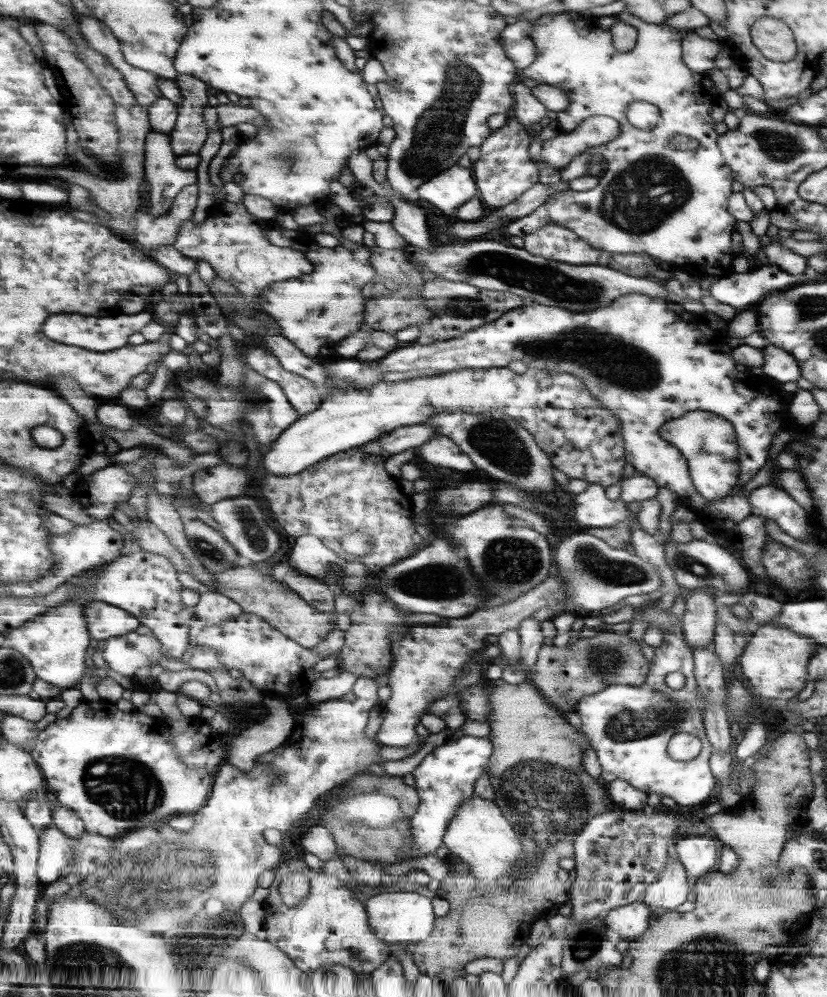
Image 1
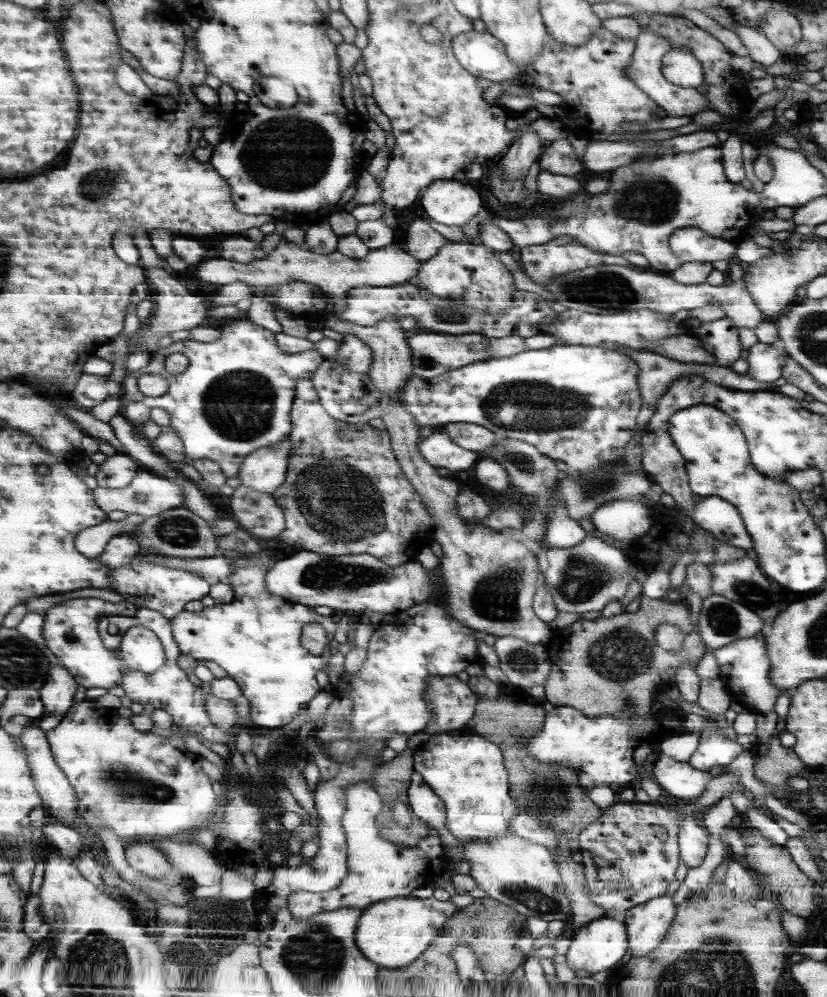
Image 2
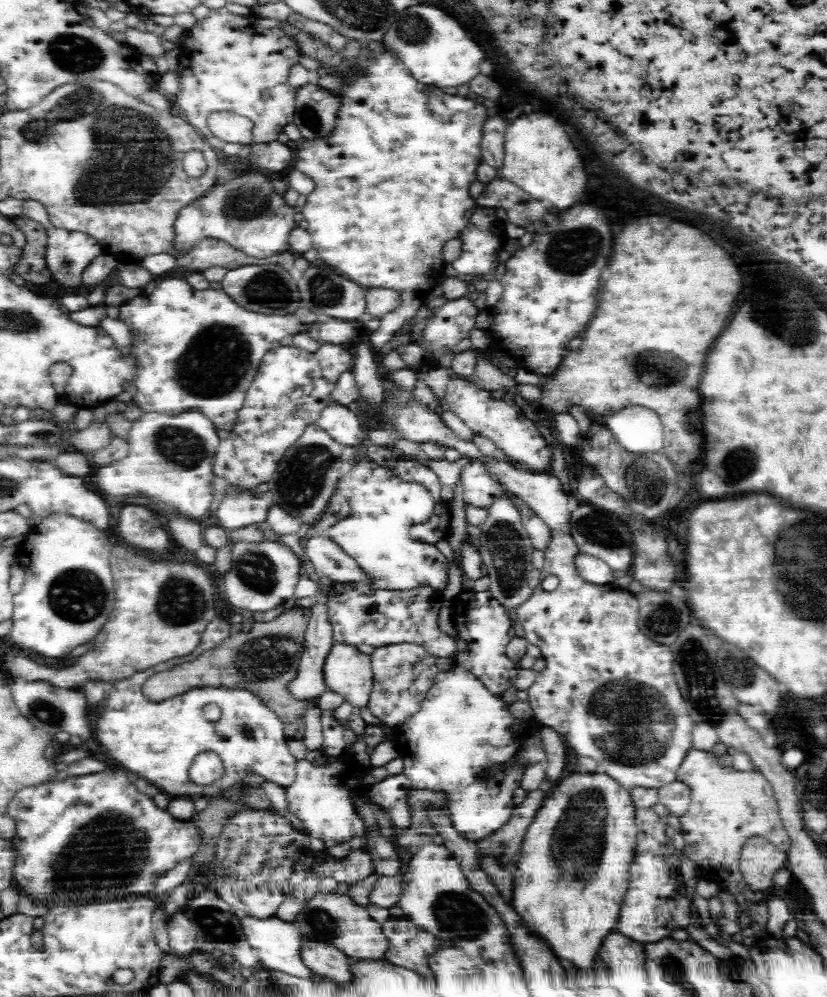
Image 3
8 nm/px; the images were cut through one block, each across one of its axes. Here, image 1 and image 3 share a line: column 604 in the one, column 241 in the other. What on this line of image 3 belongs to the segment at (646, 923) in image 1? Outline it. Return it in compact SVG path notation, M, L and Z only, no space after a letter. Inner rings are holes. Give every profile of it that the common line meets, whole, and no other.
M244 916L244 918L240 918L240 922L242 922L248 944L254 948L258 960L264 962L264 970L292 974L292 976L298 976L298 978L304 978L304 980L310 980L310 978L320 980L322 978L318 972L310 972L310 968L306 968L306 964L302 960L302 940L304 940L304 936L290 922L284 922L276 916L272 916L268 920L256 920L256 918Z

